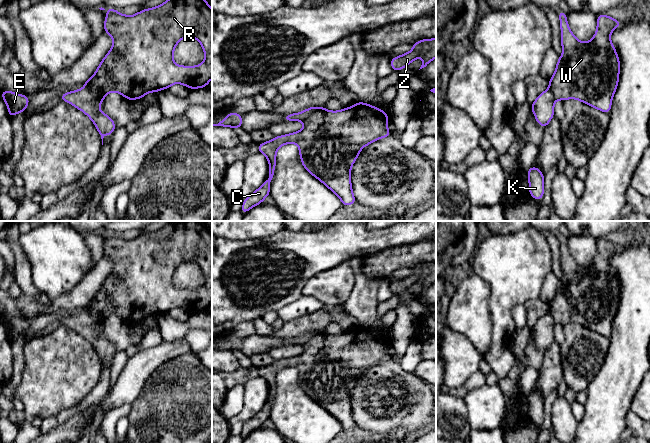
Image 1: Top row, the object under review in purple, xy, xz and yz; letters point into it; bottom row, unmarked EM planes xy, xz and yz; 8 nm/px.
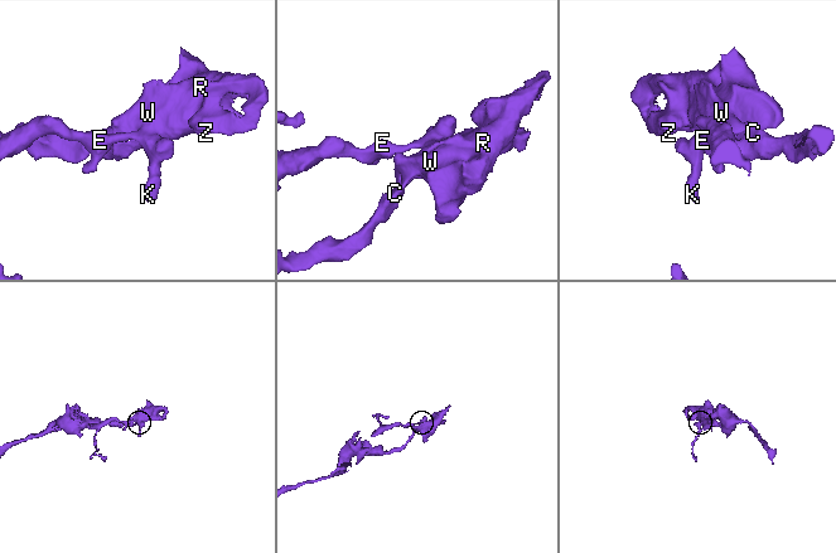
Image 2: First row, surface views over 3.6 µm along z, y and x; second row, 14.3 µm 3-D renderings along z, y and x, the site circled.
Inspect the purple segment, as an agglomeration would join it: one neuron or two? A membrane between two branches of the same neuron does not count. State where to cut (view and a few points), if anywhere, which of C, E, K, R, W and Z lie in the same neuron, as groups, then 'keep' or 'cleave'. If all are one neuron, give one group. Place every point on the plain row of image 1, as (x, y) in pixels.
xz (324, 332), (314, 335), (303, 345) | C R W Z / E K | cleave

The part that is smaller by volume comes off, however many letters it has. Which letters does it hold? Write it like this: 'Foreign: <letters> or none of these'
Foreign: E, K

